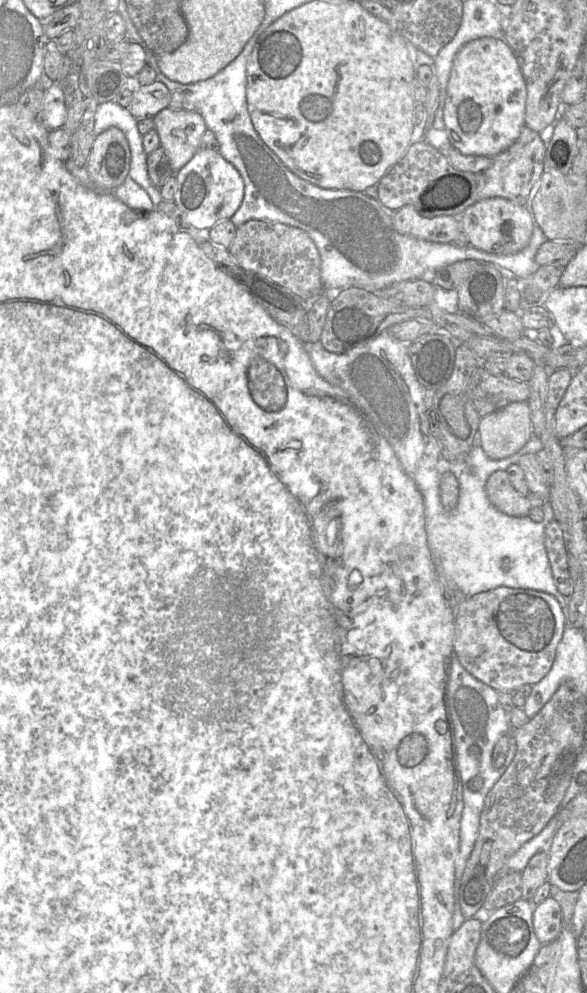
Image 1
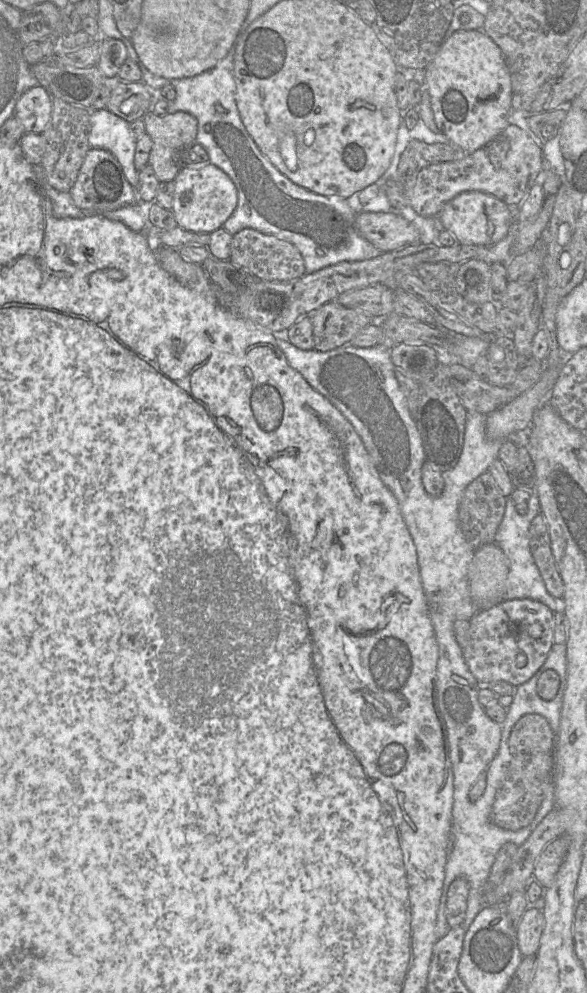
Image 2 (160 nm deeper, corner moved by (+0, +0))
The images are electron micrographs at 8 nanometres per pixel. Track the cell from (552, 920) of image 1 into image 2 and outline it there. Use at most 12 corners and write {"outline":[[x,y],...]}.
{"outline":[[528,907],[517,924],[523,957],[537,953],[545,927],[541,910]]}

